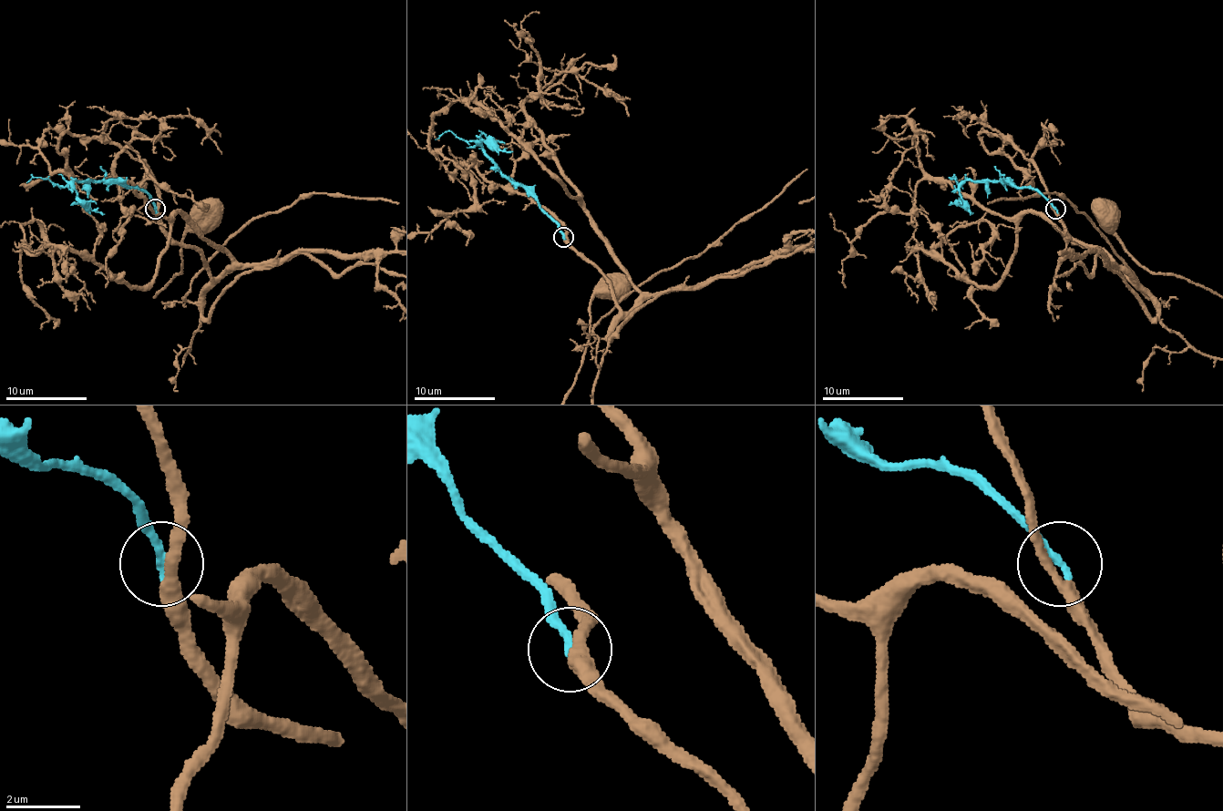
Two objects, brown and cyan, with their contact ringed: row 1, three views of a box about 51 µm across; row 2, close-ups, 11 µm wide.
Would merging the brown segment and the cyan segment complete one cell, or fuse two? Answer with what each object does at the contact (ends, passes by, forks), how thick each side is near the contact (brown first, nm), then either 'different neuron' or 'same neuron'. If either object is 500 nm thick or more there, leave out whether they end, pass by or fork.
brown passes by; cyan ends; calibres 320 and 240 nm; same neuron

